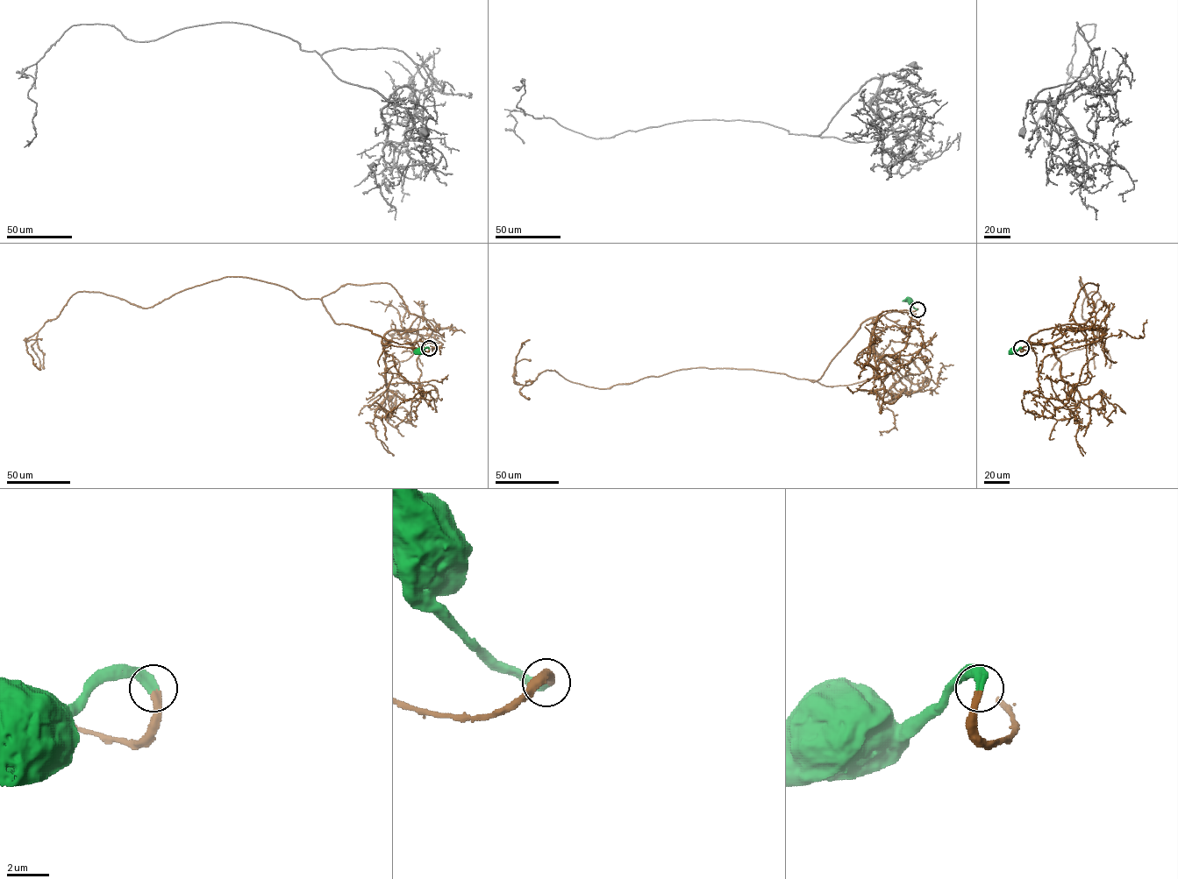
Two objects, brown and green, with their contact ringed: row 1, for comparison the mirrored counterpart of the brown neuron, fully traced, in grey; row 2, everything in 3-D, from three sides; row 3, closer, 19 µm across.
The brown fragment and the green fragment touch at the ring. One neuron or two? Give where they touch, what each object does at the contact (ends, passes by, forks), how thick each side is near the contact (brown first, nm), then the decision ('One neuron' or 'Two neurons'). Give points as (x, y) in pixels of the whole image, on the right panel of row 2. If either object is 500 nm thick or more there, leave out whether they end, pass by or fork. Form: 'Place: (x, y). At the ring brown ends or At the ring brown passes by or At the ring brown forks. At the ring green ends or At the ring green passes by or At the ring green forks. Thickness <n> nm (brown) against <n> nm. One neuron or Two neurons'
Place: (1021, 348). At the ring brown ends. At the ring green ends. Thickness 320 nm (brown) against 440 nm. One neuron

